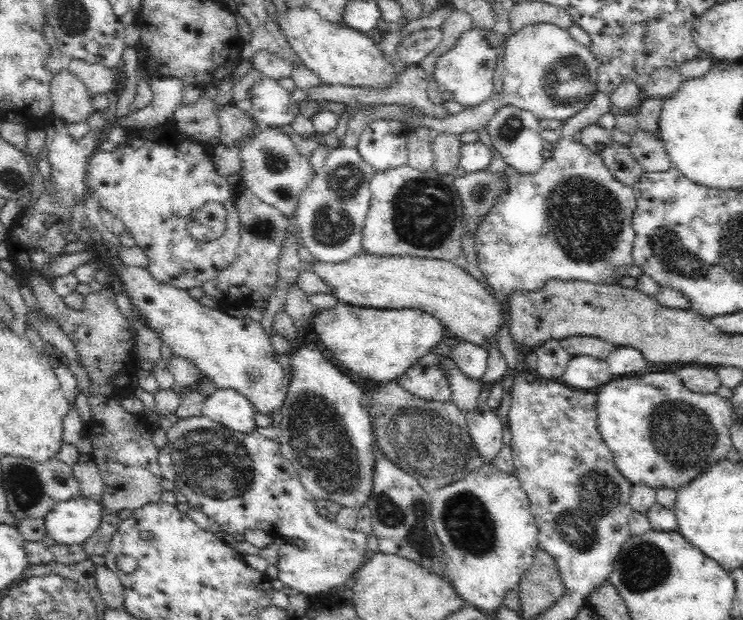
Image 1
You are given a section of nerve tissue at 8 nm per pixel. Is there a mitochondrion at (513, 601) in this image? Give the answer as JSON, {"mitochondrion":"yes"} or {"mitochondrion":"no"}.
{"mitochondrion":"no"}

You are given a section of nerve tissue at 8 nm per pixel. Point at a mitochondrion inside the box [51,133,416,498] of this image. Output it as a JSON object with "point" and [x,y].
{"point":[333,225]}

